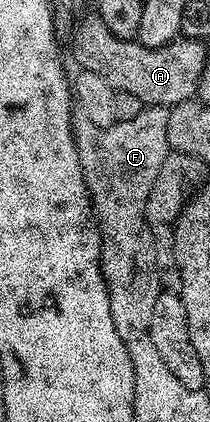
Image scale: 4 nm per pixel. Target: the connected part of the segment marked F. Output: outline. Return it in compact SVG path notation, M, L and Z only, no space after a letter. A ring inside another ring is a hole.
M145 106L139 114L135 114L133 120L122 120L106 128L95 126L95 122L86 116L77 114L73 117L75 146L79 150L79 162L83 166L89 199L93 201L95 223L101 229L101 273L109 295L111 322L115 322L119 338L126 342L148 333L151 313L155 311L155 298L159 298L163 291L155 262L155 242L145 225L145 207L151 186L159 174L159 166L163 166L171 151L167 140L168 114L168 107Z

